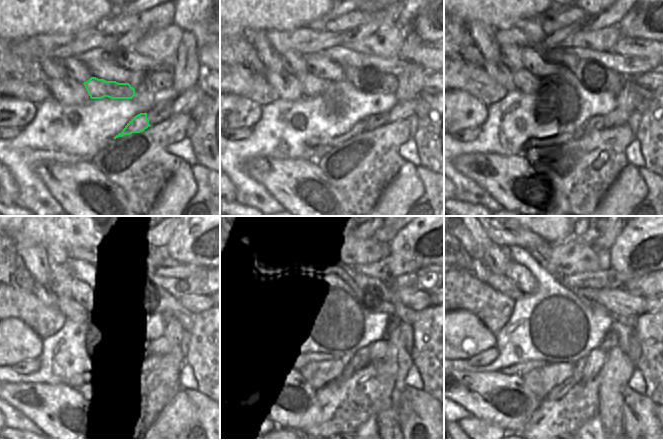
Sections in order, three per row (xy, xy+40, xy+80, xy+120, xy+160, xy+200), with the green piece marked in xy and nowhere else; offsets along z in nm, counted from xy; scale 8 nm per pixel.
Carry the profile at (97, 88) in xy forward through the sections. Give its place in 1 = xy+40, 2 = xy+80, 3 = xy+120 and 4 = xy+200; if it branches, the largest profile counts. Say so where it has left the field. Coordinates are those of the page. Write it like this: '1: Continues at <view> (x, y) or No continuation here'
1: Continues at xy+40 (313, 86)
2: Continues at xy+80 (523, 86)
3: Continues at xy+120 (66, 300)
4: Continues at xy+200 (500, 283)

